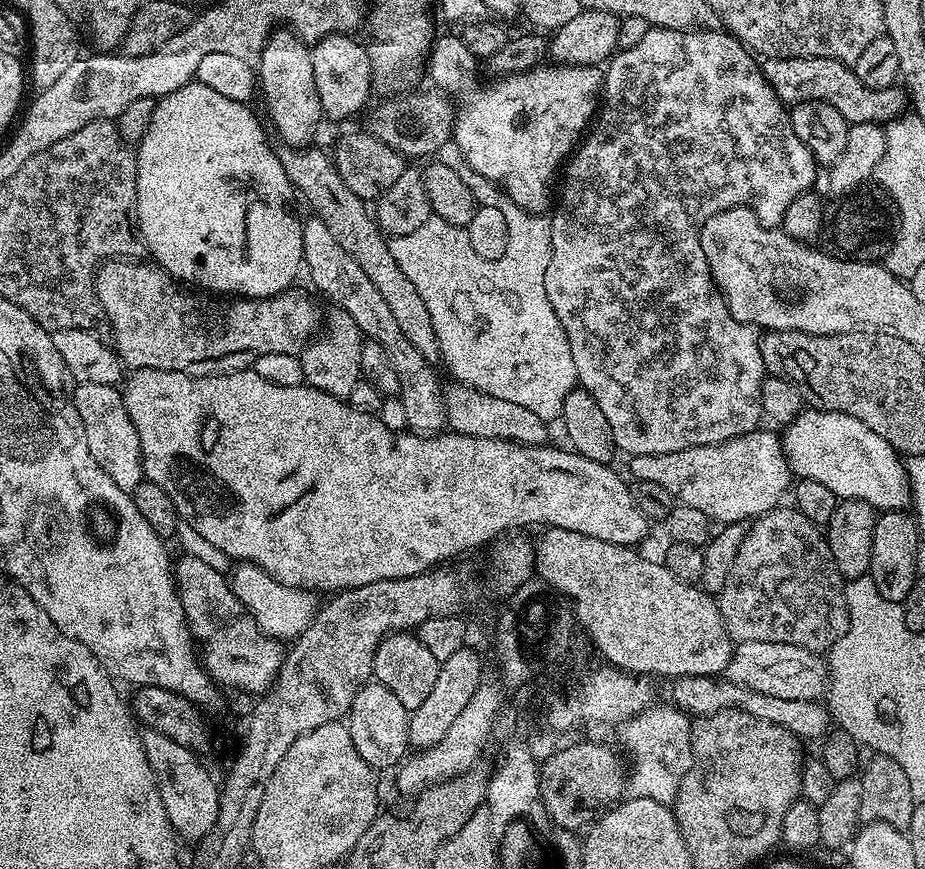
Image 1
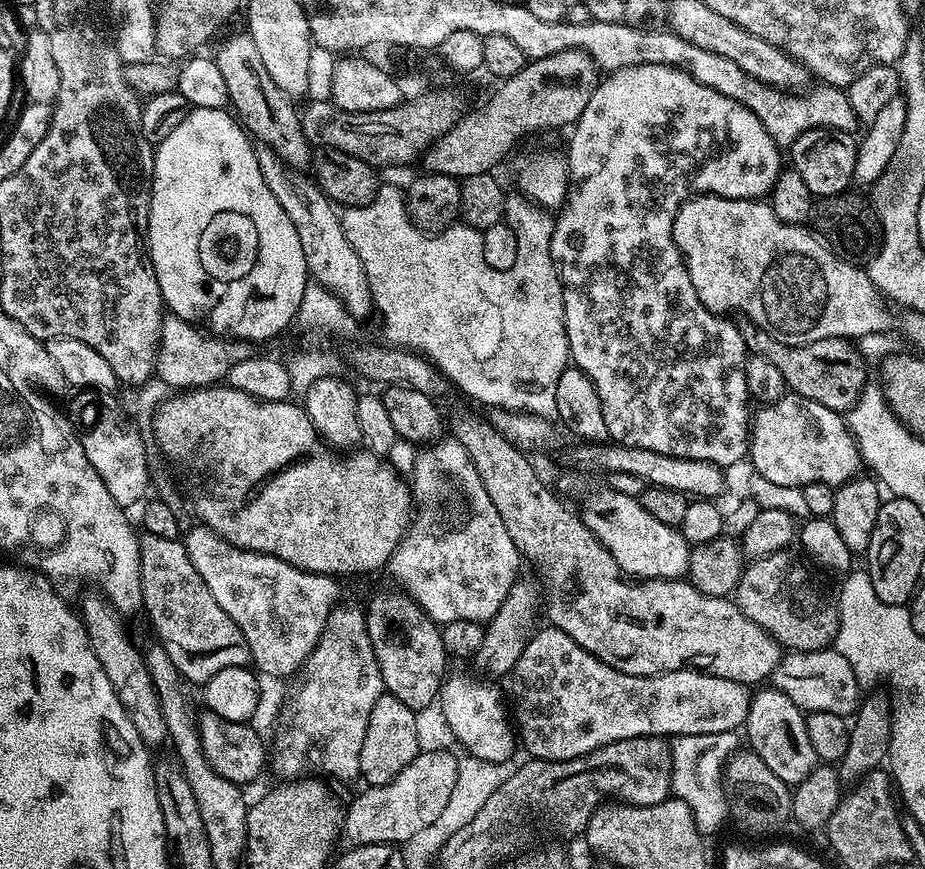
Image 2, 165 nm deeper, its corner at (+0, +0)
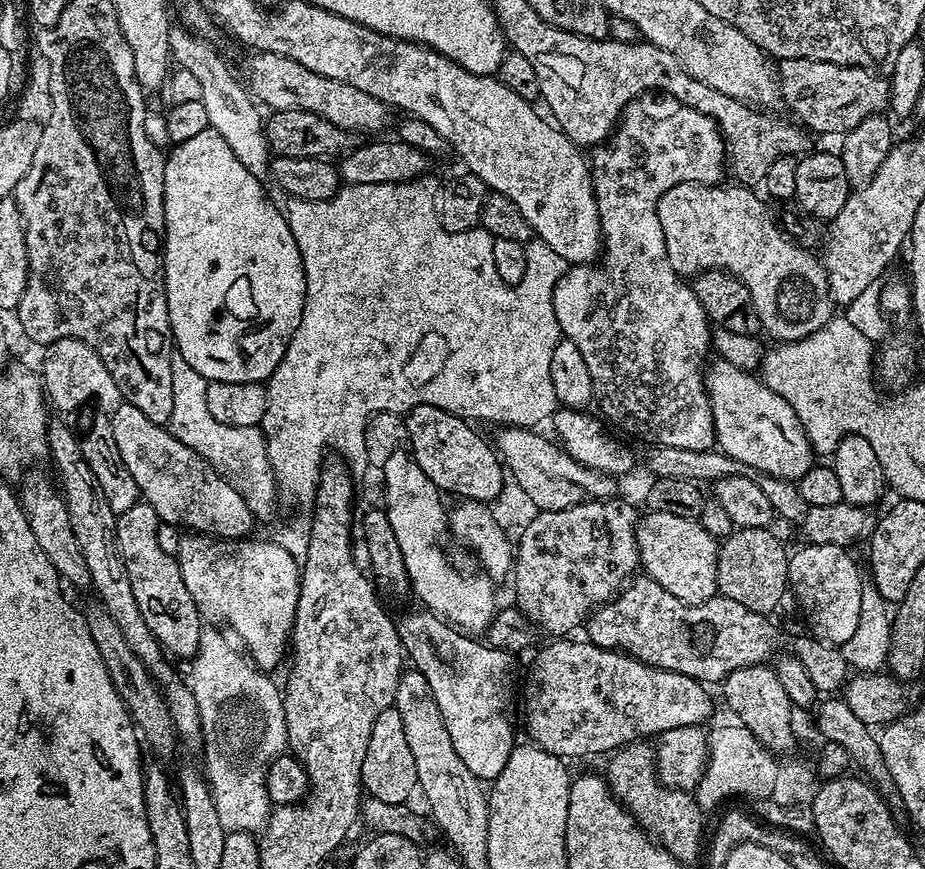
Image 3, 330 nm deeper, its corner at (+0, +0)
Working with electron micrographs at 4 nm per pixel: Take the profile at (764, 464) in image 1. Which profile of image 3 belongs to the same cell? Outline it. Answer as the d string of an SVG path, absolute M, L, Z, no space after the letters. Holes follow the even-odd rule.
M508 426L497 440L494 440L494 447L502 461L503 467L517 480L518 485L526 490L527 496L534 502L541 512L553 512L554 510L566 510L570 506L584 504L588 500L611 500L617 495L617 477L609 476L606 472L599 472L578 463L568 452L564 451L559 443L547 440L539 436L539 431L526 428Z

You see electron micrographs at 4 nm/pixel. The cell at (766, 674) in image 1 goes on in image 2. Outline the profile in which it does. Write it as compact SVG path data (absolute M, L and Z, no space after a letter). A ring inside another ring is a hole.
M832 646L813 652L791 651L772 671L770 680L779 692L791 698L805 713L829 712L848 718L859 708L862 699L862 685L854 670L850 670L850 662L846 662L846 658L842 658L842 654Z

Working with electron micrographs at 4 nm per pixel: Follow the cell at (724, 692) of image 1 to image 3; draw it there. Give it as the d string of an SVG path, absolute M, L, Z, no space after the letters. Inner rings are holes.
M556 638L548 644L532 660L532 669L528 672L528 685L524 688L524 724L528 727L527 739L535 744L537 748L546 750L550 754L561 758L568 756L596 756L599 752L611 754L617 748L623 748L626 744L635 744L641 738L655 738L661 732L677 728L678 726L700 726L704 719L712 712L712 696L707 692L705 685L701 681L683 676L677 672L668 672L665 668L651 668L649 664L644 664L641 660L636 660L633 656L626 656L622 652L614 652L611 648L600 648L591 642L580 640L568 640L572 638Z

